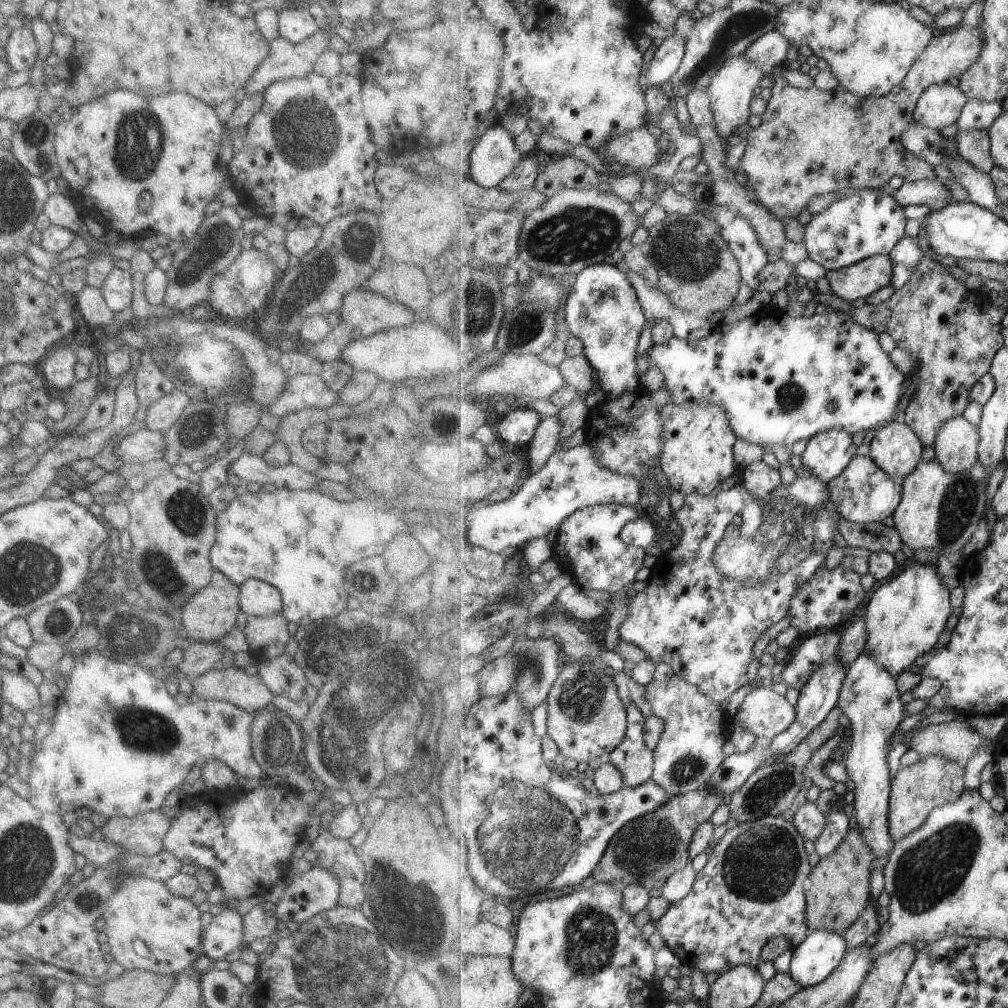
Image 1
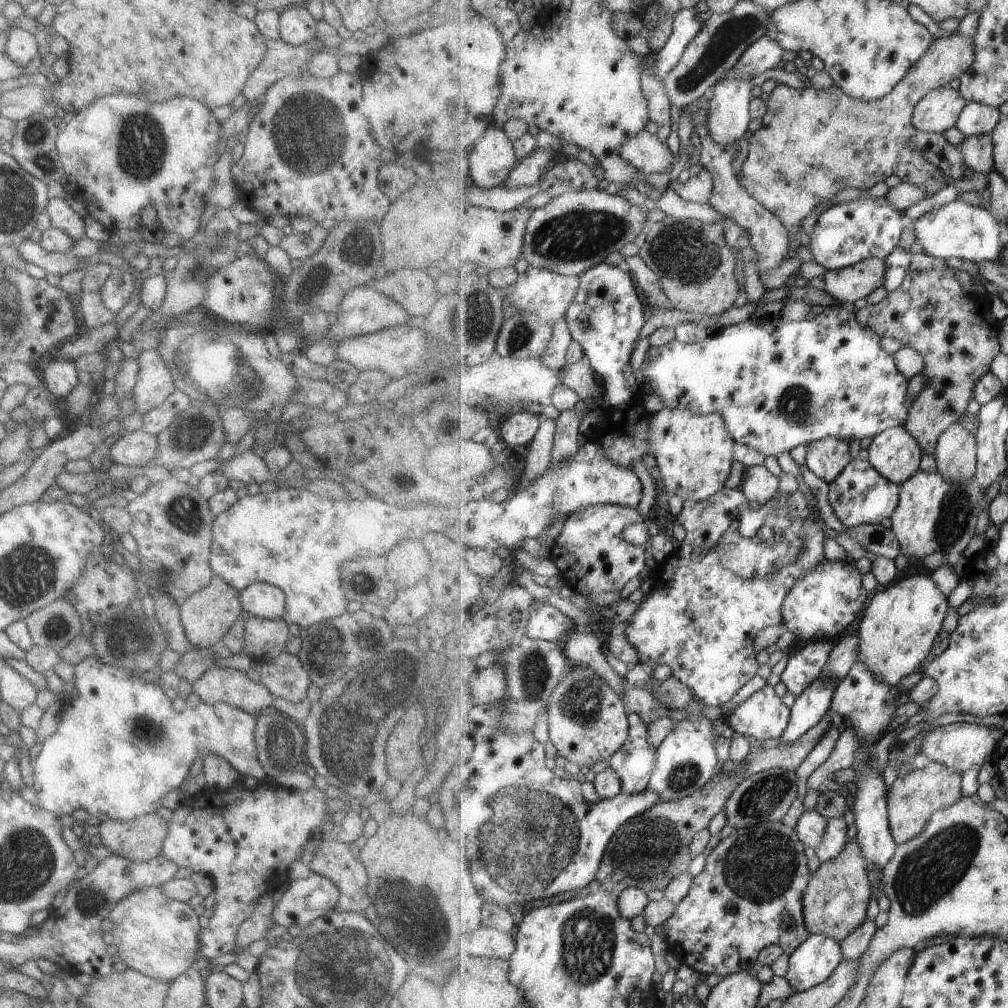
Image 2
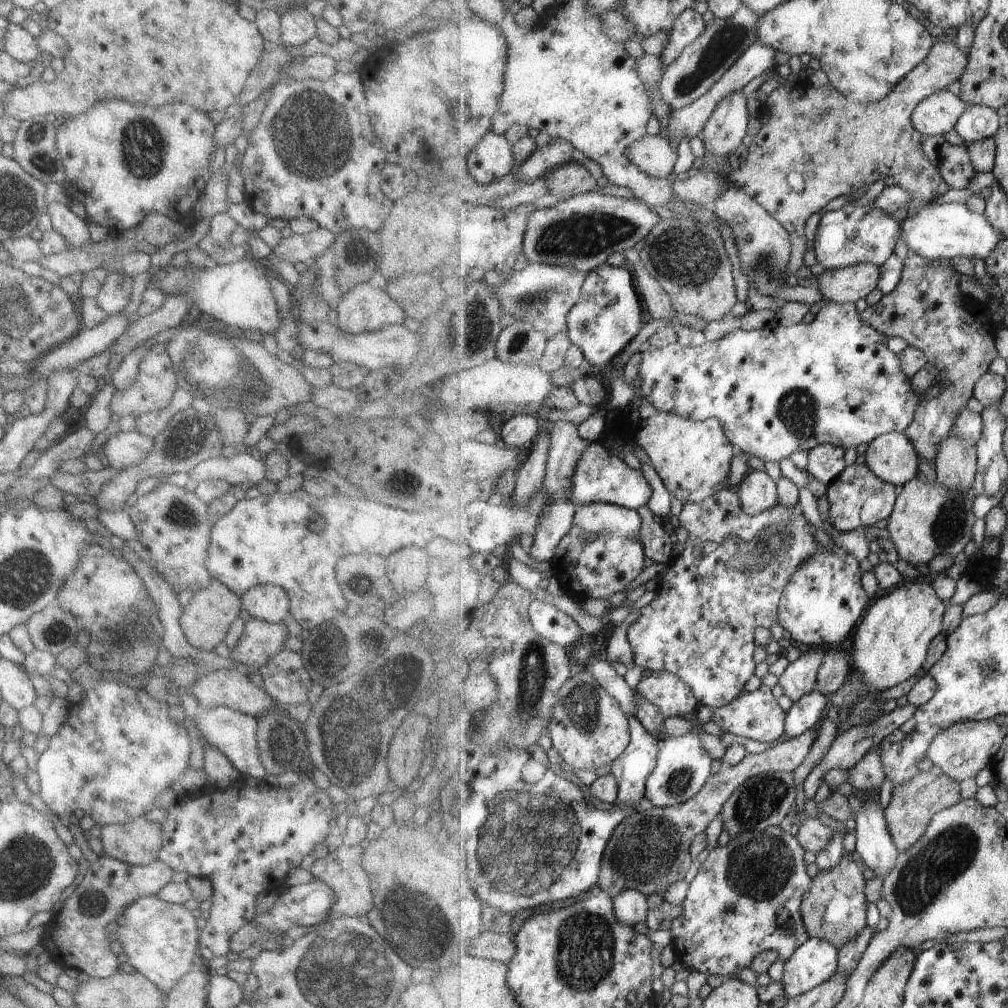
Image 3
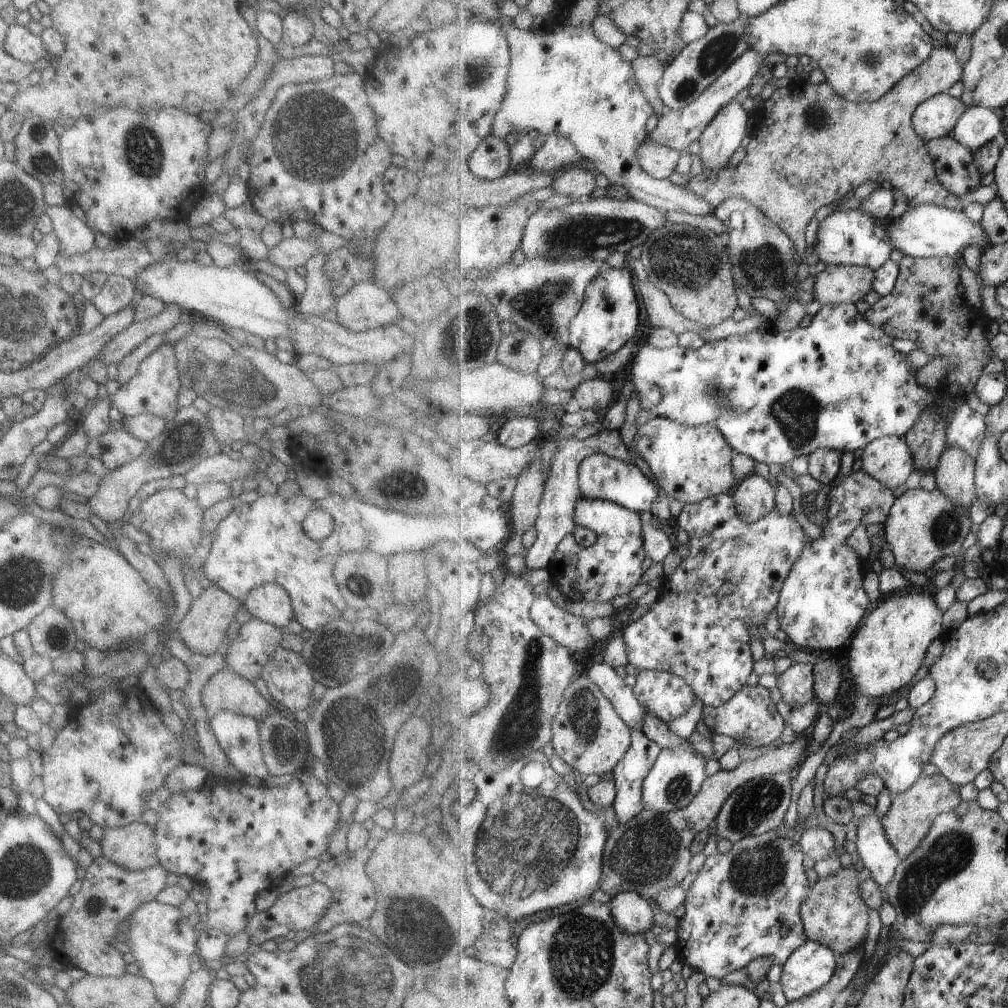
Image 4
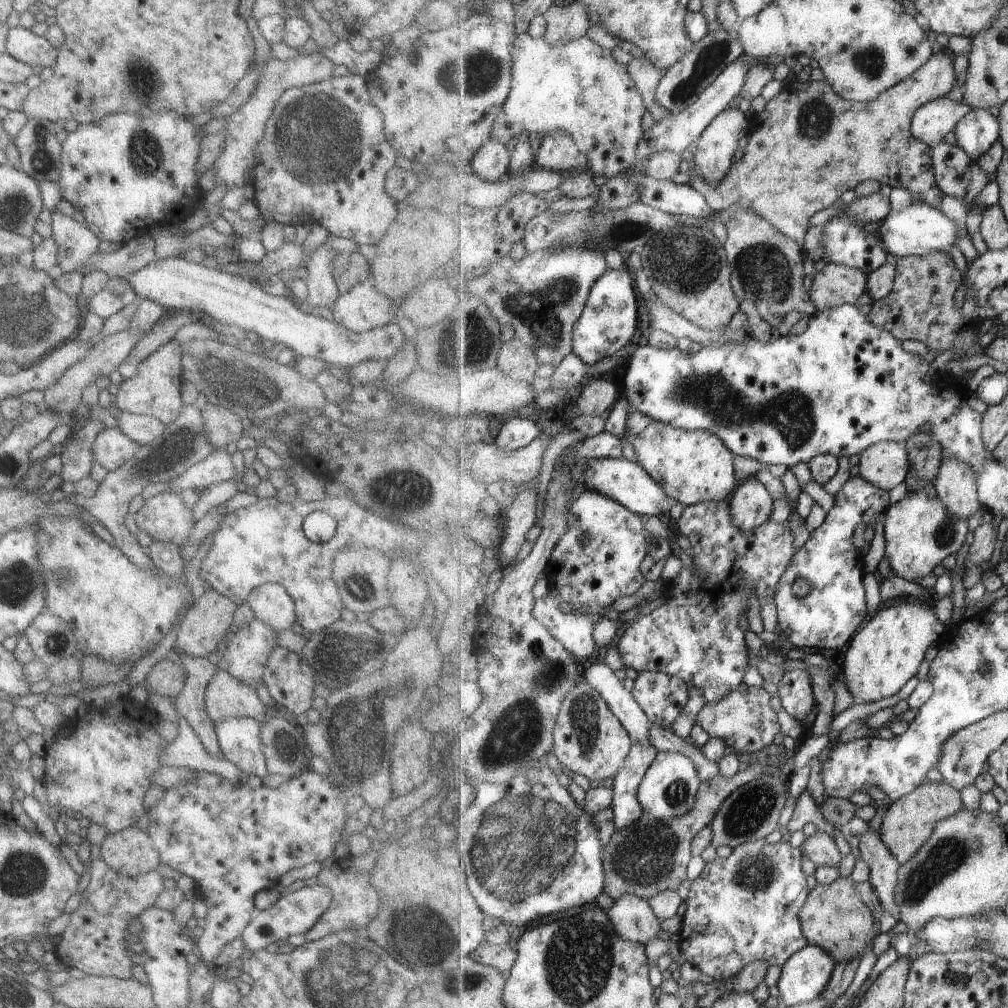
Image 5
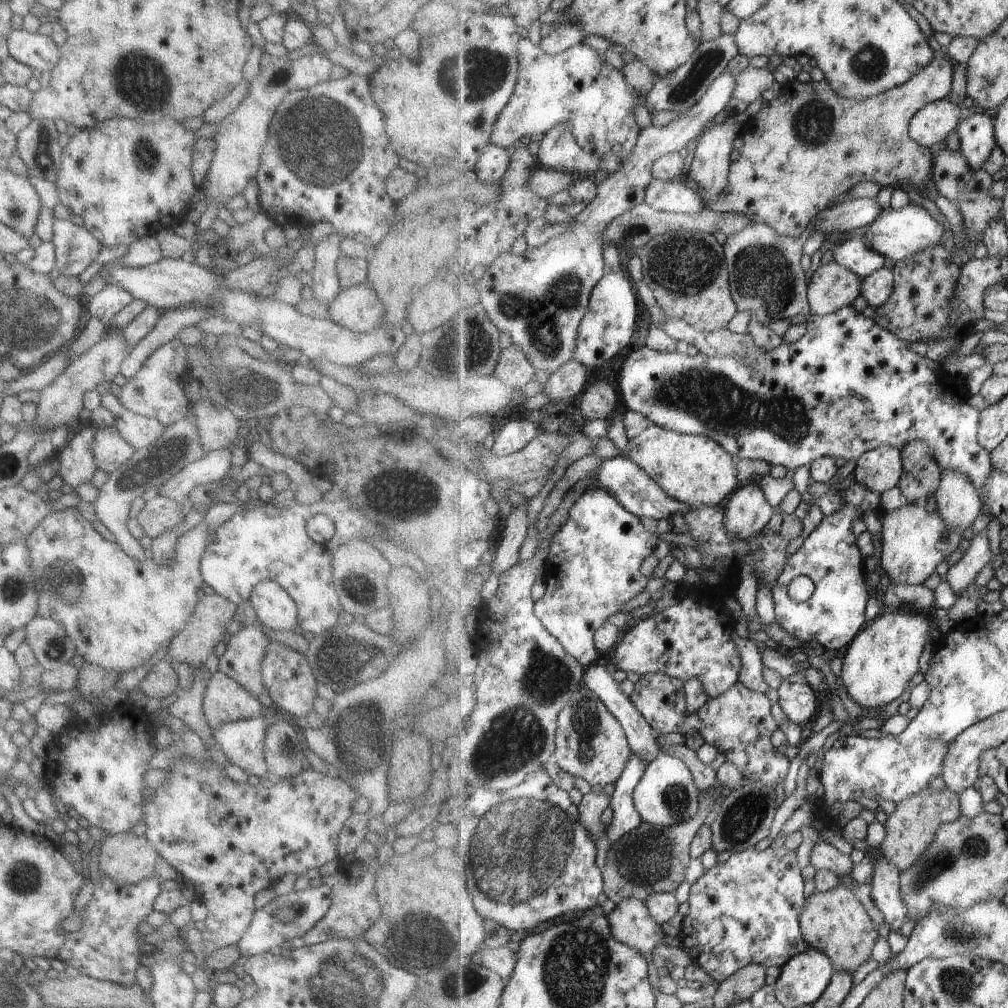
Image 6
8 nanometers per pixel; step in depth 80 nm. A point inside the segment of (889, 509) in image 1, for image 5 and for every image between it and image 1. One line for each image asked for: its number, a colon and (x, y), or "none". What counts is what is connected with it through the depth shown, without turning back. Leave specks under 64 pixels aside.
2: (860, 495)
3: (859, 497)
4: (823, 600)
5: (829, 616)

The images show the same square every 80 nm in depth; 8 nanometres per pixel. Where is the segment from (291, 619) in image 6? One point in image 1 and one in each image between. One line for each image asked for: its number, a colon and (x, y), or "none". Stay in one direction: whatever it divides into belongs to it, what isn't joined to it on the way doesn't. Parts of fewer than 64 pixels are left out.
1: (255, 597)
2: (261, 600)
3: (267, 602)
4: (268, 602)
5: (271, 605)

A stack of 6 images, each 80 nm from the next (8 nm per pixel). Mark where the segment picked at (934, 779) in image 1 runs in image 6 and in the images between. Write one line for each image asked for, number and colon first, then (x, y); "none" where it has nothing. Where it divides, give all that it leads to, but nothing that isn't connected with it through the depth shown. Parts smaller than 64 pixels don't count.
2: (913, 799)
3: (913, 805)
4: (910, 817)
5: (909, 823)
6: (911, 828)

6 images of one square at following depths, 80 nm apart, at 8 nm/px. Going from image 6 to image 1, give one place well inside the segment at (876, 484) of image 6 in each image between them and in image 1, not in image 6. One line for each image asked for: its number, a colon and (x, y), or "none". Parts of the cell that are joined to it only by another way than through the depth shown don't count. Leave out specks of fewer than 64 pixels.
1: (897, 449)
2: (896, 454)
3: (892, 457)
4: (889, 460)
5: (886, 465)

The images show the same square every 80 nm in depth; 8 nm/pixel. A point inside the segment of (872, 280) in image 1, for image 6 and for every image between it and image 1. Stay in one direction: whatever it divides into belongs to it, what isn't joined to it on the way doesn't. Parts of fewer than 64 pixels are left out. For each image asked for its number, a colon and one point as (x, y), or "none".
2: (849, 284)
3: (844, 284)
4: (837, 284)
5: (836, 284)
6: (832, 287)

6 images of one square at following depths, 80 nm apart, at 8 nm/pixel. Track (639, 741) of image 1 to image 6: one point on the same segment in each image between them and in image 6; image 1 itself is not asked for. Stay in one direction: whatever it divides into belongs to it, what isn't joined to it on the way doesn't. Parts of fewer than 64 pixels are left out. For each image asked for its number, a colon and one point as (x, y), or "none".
2: (635, 763)
3: (632, 769)
4: (630, 773)
5: (627, 809)
6: (626, 818)

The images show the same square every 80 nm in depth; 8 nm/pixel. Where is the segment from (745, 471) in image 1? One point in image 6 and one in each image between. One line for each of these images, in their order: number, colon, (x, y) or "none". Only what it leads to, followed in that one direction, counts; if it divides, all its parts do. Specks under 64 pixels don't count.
2: (760, 486)
3: (758, 492)
4: (755, 497)
5: (752, 504)
6: (748, 512)

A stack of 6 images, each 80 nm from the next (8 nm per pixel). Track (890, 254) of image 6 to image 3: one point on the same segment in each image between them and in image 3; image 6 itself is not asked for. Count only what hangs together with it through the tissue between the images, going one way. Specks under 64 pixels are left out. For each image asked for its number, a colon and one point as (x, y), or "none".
3: (939, 231)
4: (928, 230)
5: (922, 229)

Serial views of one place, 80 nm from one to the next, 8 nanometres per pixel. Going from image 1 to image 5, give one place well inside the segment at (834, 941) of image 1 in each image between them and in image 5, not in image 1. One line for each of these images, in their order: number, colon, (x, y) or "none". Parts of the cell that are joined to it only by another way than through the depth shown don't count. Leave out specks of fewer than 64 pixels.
2: (816, 959)
3: (814, 963)
4: (809, 969)
5: (804, 978)

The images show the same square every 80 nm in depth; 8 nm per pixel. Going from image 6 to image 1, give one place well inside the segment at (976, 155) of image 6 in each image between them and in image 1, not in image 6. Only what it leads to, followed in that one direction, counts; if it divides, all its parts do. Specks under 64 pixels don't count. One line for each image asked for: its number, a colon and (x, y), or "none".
1: (978, 115)
2: (977, 119)
3: (980, 122)
4: (979, 125)
5: (979, 130)

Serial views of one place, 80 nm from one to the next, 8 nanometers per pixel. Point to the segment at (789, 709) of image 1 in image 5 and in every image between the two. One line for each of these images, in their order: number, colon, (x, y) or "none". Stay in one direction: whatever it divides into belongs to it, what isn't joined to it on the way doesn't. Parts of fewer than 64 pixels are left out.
2: (762, 715)
3: (756, 715)
4: (751, 717)
5: (746, 720)

